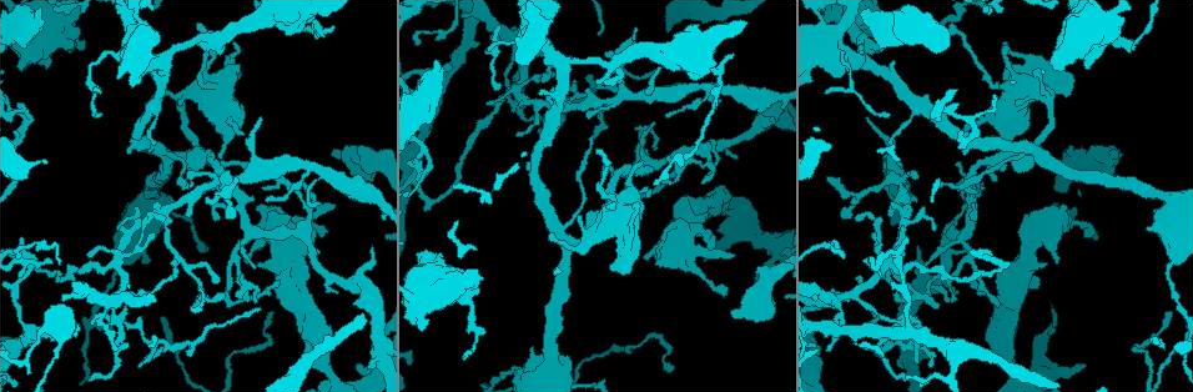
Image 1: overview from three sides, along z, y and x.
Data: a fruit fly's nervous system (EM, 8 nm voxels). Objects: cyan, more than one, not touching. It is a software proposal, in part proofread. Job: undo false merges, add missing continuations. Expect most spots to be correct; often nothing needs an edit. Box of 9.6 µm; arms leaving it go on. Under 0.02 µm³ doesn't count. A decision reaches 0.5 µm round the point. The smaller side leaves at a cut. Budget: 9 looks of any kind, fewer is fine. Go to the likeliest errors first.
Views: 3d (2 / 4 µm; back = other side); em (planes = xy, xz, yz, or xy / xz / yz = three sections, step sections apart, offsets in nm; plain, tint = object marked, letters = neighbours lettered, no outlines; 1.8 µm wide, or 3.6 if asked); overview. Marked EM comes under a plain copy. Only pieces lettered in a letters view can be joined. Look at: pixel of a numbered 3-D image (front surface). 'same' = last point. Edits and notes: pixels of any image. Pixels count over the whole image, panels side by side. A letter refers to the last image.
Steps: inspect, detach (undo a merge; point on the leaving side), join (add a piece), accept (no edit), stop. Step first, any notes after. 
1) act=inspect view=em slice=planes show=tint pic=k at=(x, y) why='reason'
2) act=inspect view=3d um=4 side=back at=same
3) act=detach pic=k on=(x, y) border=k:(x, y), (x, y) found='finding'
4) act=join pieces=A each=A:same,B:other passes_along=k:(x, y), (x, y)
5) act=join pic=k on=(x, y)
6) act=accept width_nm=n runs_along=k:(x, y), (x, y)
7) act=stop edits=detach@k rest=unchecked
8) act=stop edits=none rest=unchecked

act=inspect view=3d um=2 pic=1 at=(113, 323) why='a fork'

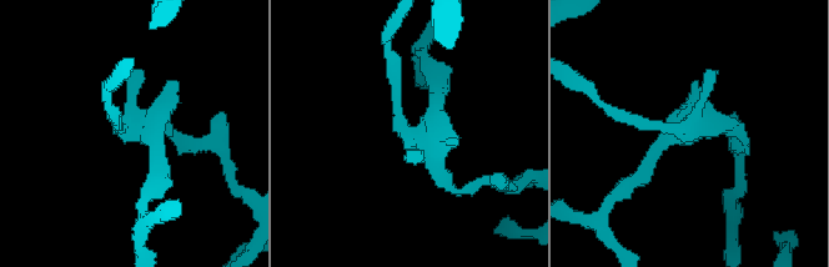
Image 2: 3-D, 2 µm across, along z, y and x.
act=inspect view=em slice=planes show=letters pic=2 at=(129, 131)

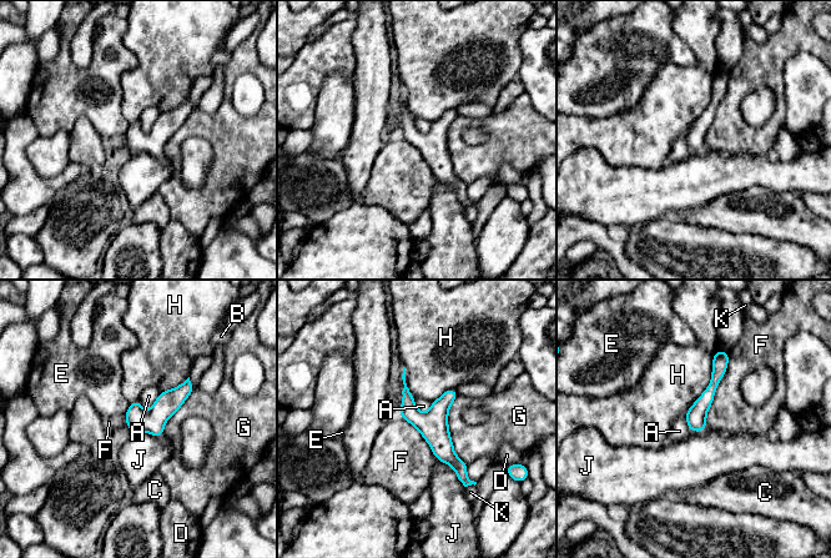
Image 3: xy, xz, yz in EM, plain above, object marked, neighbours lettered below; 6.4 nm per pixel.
act=accept each=A:other,B:other,C:other,D:other,E:other,F:other,G:other,H:other,J:other,K:other runs_along=3:(406, 391), (462, 478) found='continuous, no second cell'

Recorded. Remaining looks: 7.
act=inspect view=3d um=4 pic=1 at=(212, 158) why='calibre changes'

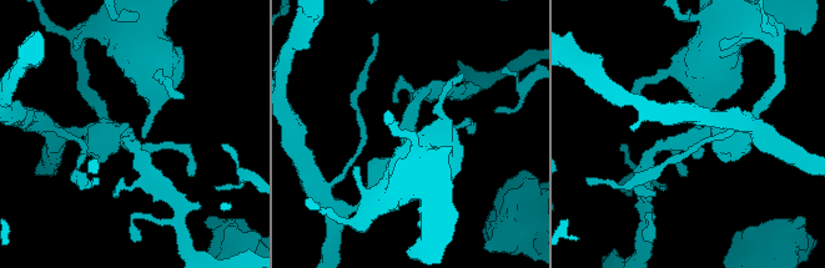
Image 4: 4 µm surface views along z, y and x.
act=inspect view=em slice=yz step=4 show=tint pic=4 at=(694, 136) why='shape alone is not enough'

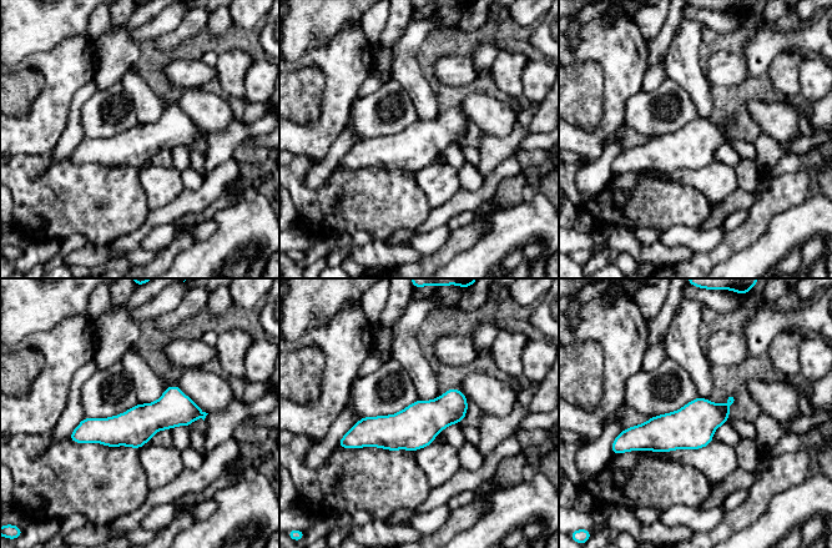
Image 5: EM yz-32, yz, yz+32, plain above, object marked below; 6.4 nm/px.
act=inspect view=em slice=planes show=letters at=same

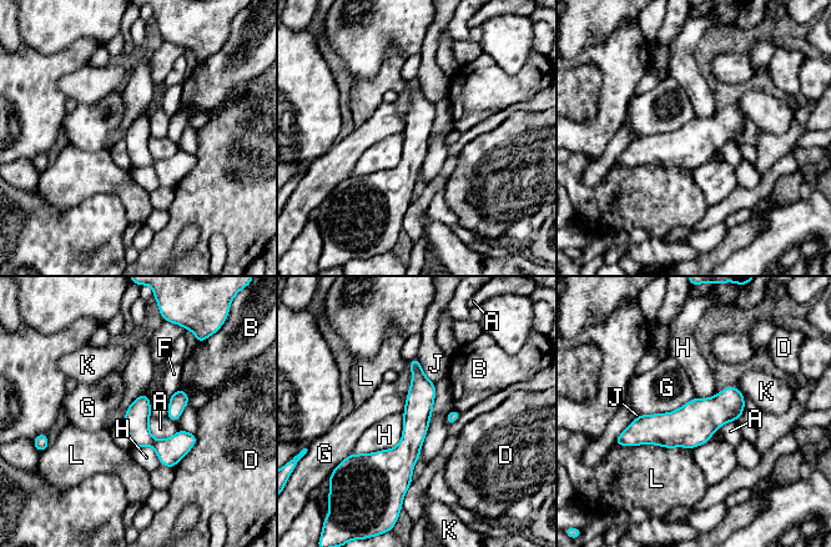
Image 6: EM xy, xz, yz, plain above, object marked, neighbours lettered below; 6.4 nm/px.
act=accept width_nm=160 each=A:other,B:other,D:other,F:other,G:other,H:other,J:other,K:other,L:other runs_along=6:(414, 362), (417, 418), (398, 488) found='continuous, no second cell'

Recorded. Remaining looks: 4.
act=inspect view=em slice=planes show=tint pic=1 at=(370, 179) why='thick end'

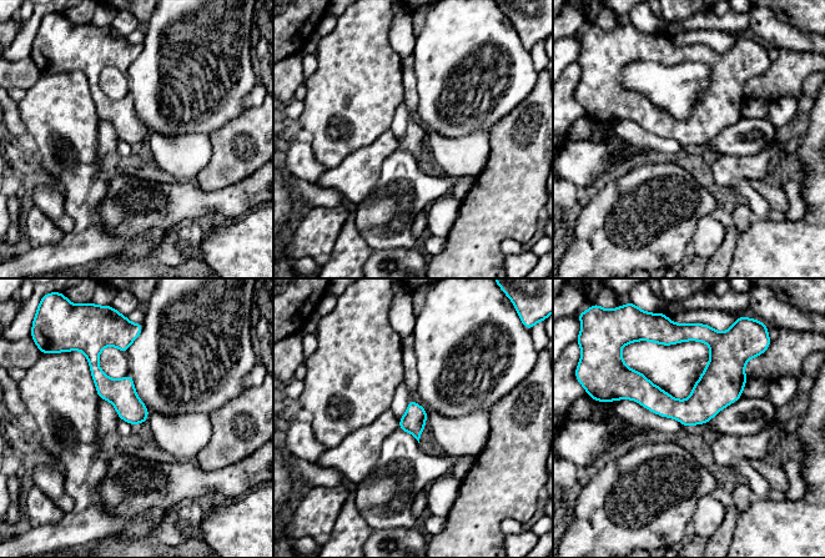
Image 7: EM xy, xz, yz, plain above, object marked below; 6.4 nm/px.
act=inspect view=em slice=planes show=letters at=same why='see the neighbours'

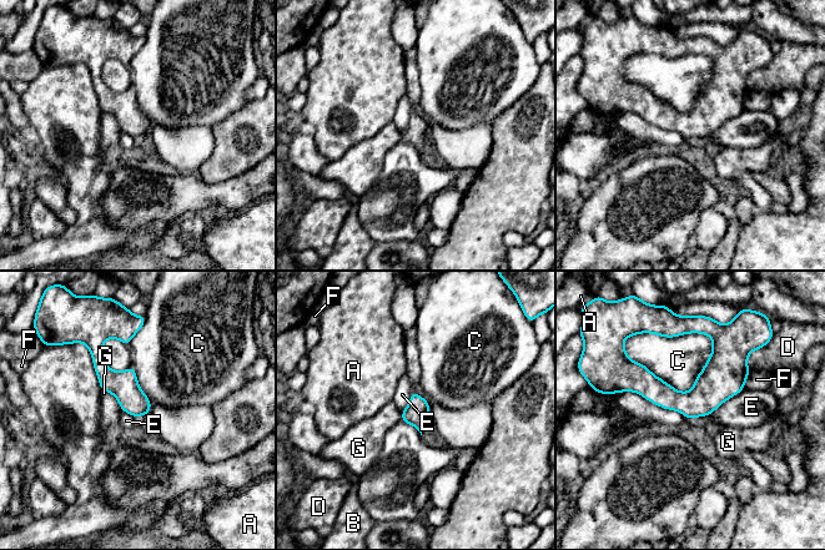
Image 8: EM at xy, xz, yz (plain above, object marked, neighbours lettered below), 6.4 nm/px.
act=accept each=A:other,B:other,C:other,D:other,E:other,F:other,G:other border=8:(745, 387), (725, 399), (707, 415) found='no lettered piece goes on from it'

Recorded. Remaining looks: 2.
act=inspect view=em um=3.6 slice=yz step=8 show=letters pic=1 at=(34, 24) why='sudden change in width'

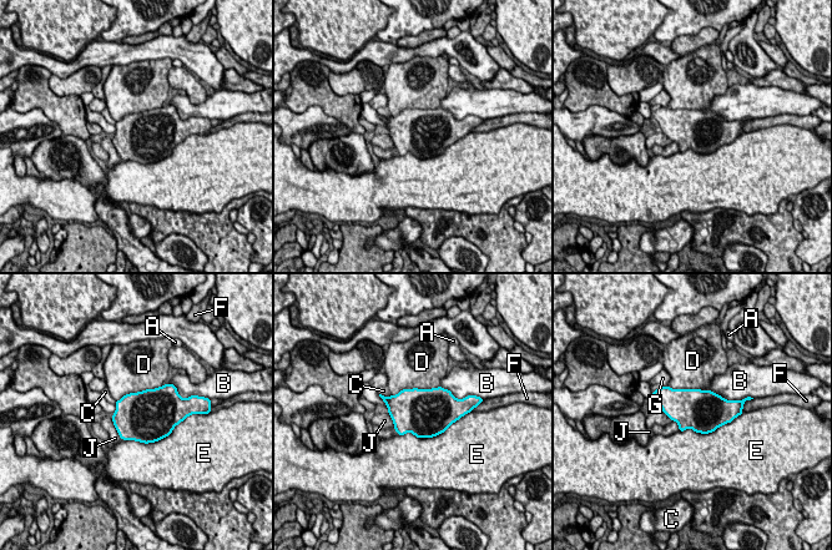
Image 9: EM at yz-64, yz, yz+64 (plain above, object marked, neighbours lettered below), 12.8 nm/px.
act=accept longest_contact=E:800nm each=A:other,B:other,C:other,D:other,E:other,F:other,G:other,J:other found='all the same cell'

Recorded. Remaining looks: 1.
act=stop edits=none rest=unchecked

